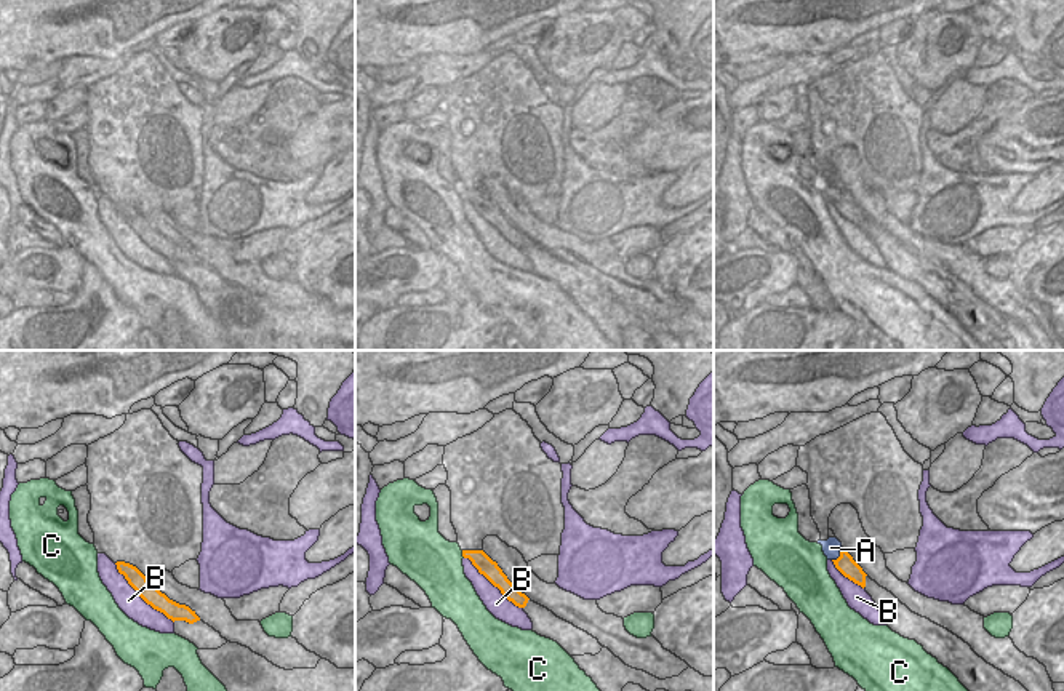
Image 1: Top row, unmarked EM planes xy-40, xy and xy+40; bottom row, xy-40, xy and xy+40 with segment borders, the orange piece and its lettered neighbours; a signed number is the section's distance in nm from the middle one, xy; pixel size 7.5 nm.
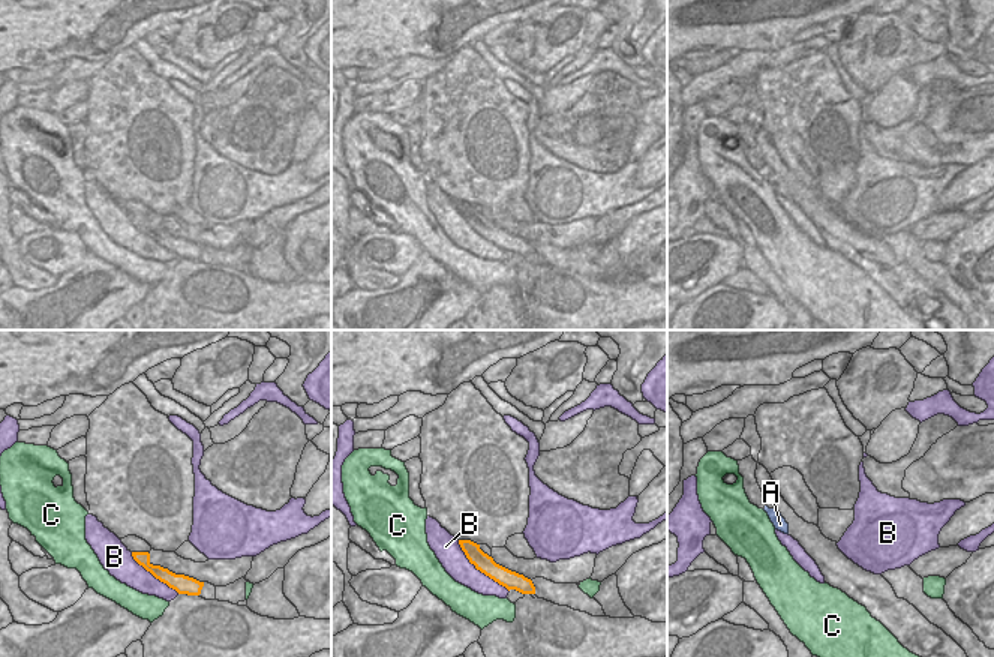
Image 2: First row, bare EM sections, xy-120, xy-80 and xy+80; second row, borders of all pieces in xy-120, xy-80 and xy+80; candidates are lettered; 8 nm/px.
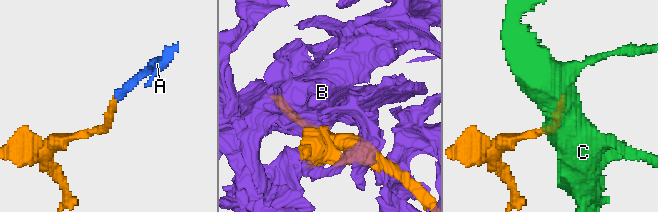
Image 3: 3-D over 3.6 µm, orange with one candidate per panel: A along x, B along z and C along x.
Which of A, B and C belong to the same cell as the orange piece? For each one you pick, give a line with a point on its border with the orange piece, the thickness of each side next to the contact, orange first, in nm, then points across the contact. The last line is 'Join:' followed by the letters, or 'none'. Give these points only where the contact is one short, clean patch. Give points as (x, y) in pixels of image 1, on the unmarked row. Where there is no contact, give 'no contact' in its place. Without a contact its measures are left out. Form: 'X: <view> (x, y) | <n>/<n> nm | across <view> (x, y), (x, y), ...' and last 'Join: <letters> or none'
A: xy+40 (840, 197) | 140/140 nm | across xy+40 (845, 205), (840, 197), (831, 189)
Join: A

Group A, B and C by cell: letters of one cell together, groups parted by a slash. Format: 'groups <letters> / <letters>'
groups A / B / C

